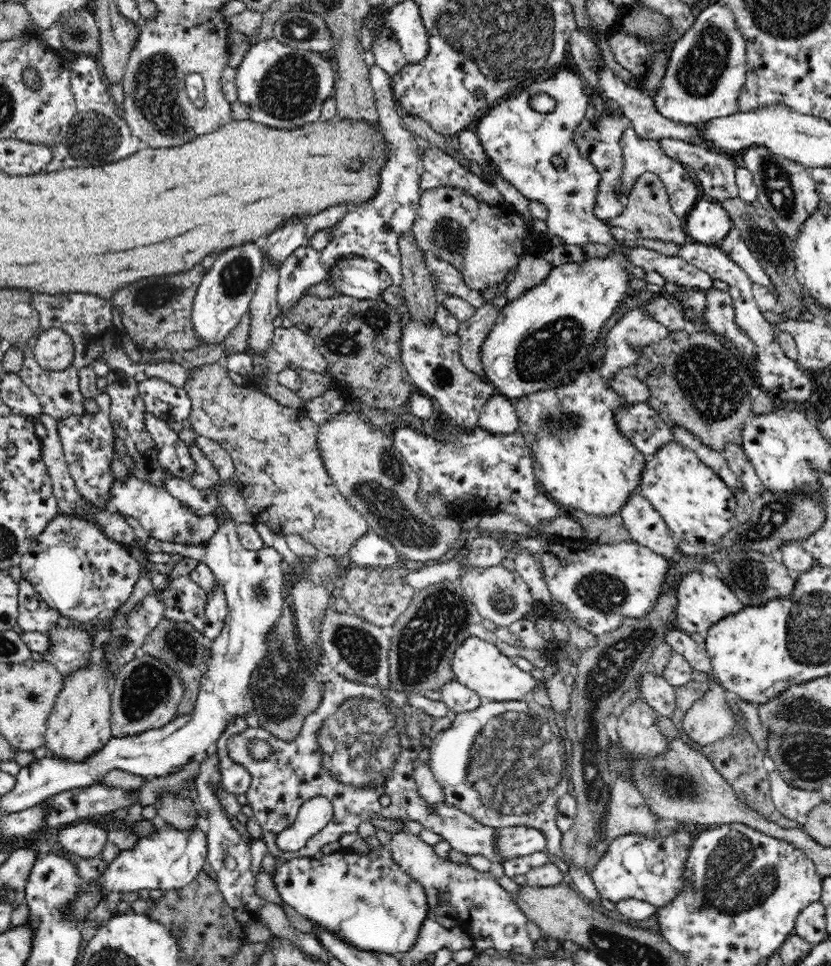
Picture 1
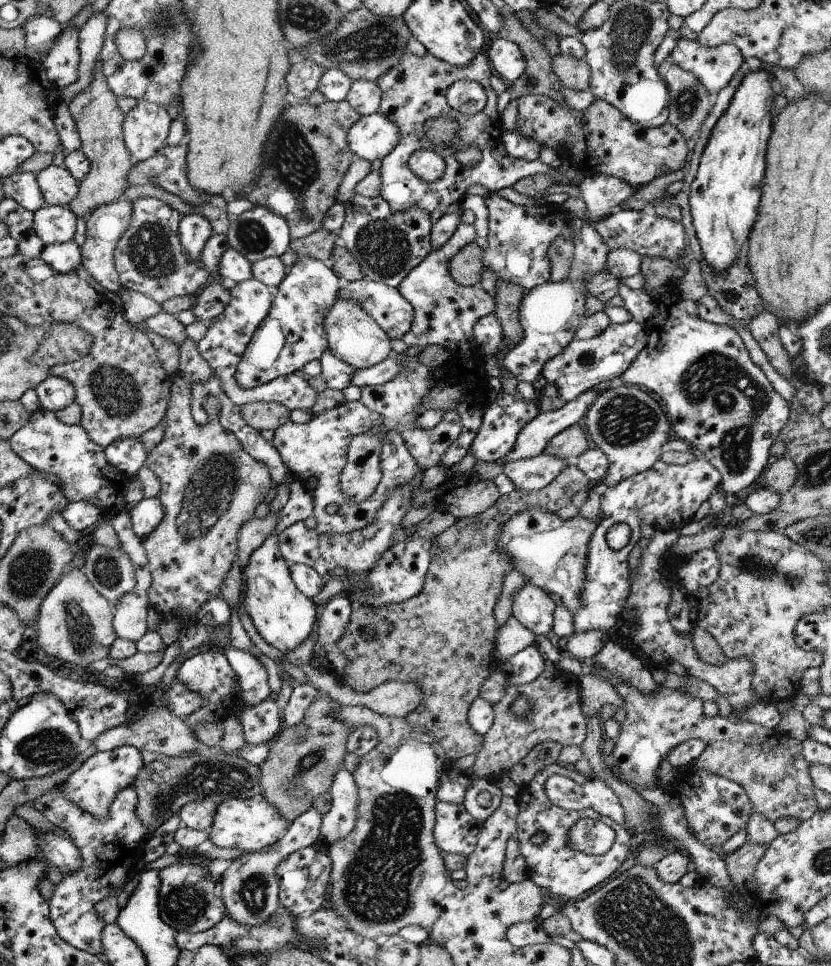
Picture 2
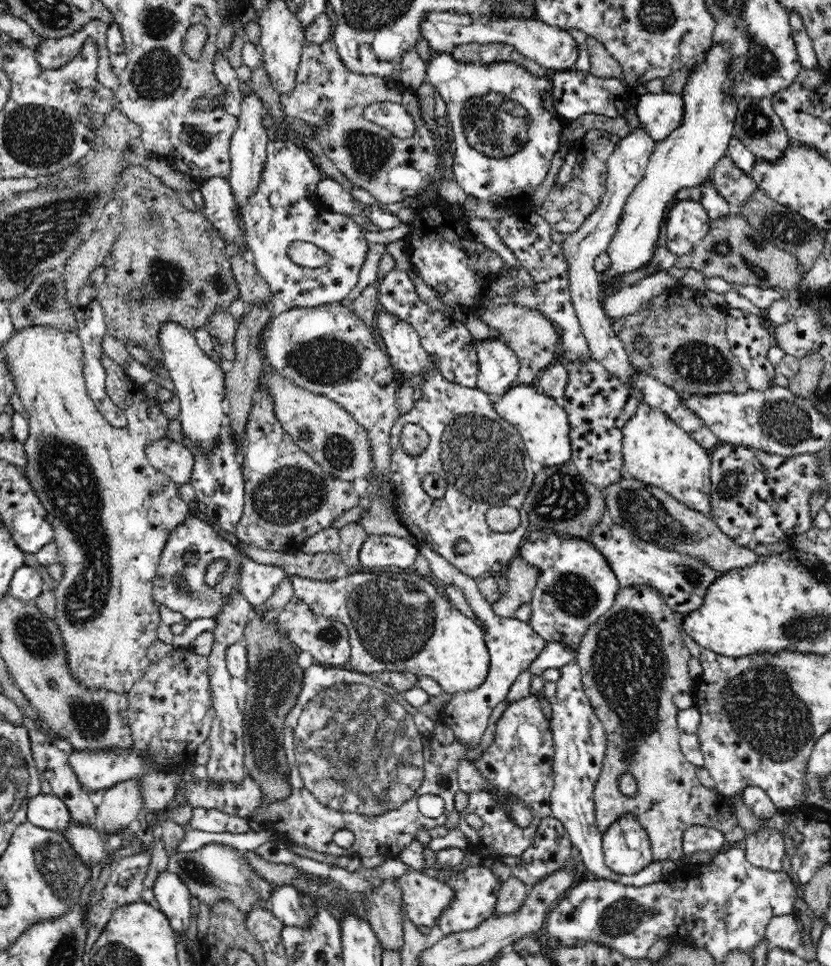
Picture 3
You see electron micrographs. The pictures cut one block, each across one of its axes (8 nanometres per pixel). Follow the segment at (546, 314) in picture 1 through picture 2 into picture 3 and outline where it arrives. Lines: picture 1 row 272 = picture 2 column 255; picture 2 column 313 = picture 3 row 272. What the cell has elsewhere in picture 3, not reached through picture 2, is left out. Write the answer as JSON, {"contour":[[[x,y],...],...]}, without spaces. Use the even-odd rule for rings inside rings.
{"contour":[[[726,43],[712,45],[703,54],[701,66],[694,70],[694,74],[689,74],[688,82],[680,92],[680,95],[684,97],[682,124],[665,139],[655,143],[655,149],[649,158],[645,174],[634,187],[634,190],[631,190],[631,193],[627,196],[622,214],[619,216],[618,230],[612,236],[610,244],[608,244],[608,256],[610,256],[612,262],[610,262],[610,268],[602,272],[602,286],[604,288],[616,286],[624,274],[641,270],[655,258],[655,253],[659,248],[660,230],[662,230],[664,218],[666,218],[668,208],[670,208],[670,202],[675,199],[674,195],[682,189],[701,186],[702,182],[706,182],[708,178],[711,178],[714,164],[717,164],[722,156],[727,155],[730,138],[734,137],[734,118],[737,113],[736,100],[731,98],[731,94],[725,92],[731,85],[731,76],[727,72],[730,59],[729,45]]]}

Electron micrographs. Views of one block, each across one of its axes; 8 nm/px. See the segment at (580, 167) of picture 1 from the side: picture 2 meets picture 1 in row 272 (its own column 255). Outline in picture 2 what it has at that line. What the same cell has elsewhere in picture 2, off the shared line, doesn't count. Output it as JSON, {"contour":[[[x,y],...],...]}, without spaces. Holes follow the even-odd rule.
{"contour":[[[230,645],[222,649],[233,670],[237,671],[244,706],[256,706],[260,700],[264,702],[268,696],[273,696],[266,667],[250,650],[241,650]]]}

